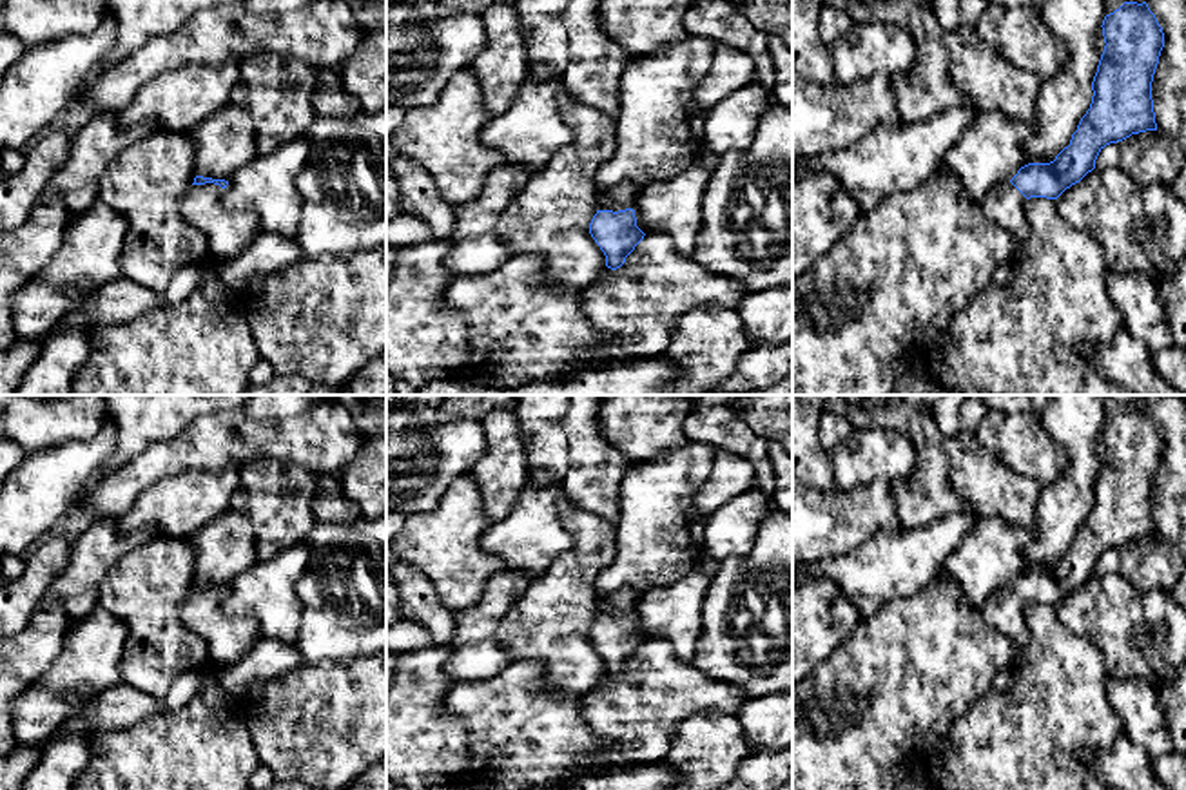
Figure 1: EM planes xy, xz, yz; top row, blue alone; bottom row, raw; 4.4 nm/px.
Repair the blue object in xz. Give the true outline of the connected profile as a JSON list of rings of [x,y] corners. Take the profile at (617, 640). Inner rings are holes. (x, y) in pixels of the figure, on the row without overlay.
[[[627,587],[598,600],[598,616],[589,629],[589,640],[606,661],[606,672],[611,676],[620,674],[626,663],[644,645],[644,638],[637,632],[635,603],[642,591]]]

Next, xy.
[[[196,582],[192,592],[180,603],[183,625],[207,643],[210,665],[219,669],[241,661],[261,638],[254,616],[223,611],[227,591],[225,585]]]

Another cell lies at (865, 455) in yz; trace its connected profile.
[[[854,429],[831,455],[834,487],[840,491],[852,491],[874,480],[905,480],[916,462],[910,437],[896,429]]]

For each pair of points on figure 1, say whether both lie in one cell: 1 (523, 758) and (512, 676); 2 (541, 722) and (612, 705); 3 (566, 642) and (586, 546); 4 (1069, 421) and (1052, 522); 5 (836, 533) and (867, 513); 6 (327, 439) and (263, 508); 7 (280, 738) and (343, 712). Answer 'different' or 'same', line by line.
1: same
2: different
3: same
4: same
5: same
6: different
7: same

